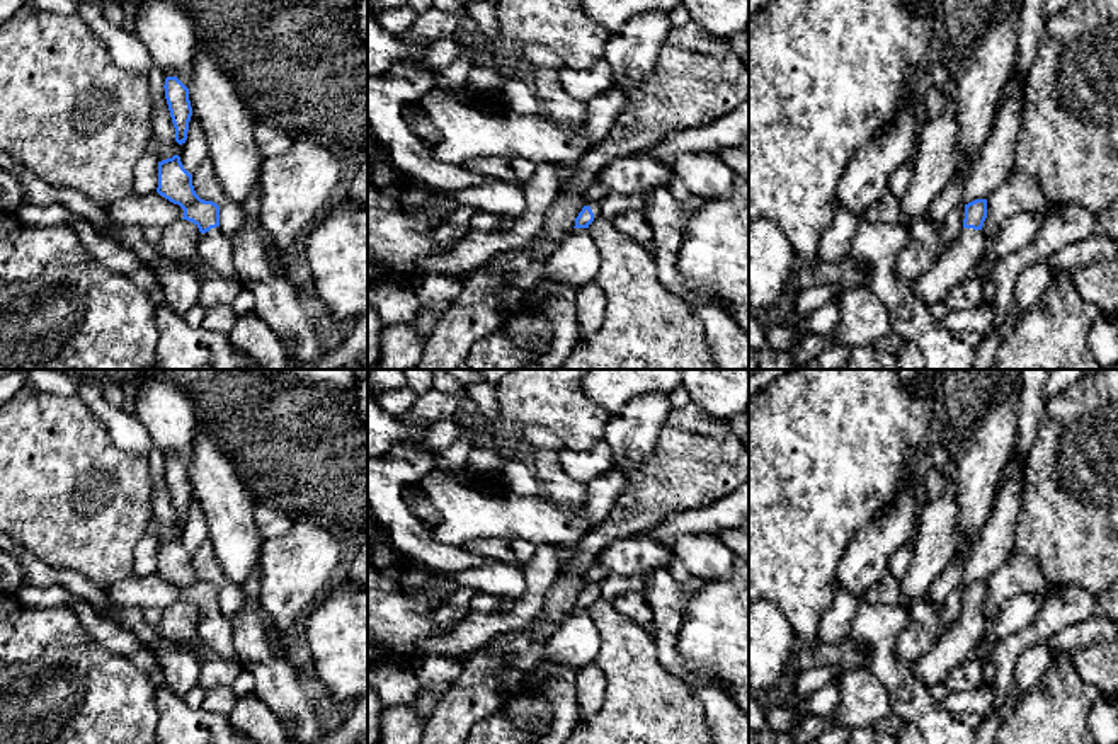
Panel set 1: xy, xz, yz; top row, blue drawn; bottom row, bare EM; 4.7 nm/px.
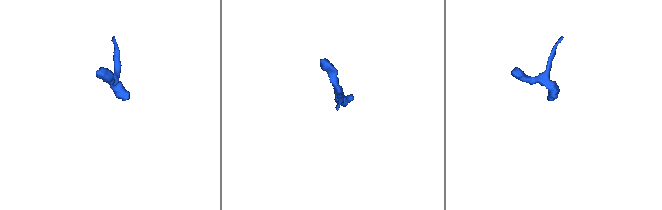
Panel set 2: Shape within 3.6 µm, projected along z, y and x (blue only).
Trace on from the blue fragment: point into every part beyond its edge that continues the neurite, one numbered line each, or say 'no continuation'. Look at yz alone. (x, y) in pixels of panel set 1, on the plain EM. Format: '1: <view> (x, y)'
1: yz (967, 635)

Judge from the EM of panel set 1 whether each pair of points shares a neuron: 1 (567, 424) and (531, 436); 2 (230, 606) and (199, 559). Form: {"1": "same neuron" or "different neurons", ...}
{"1": "different neurons", "2": "same neuron"}

